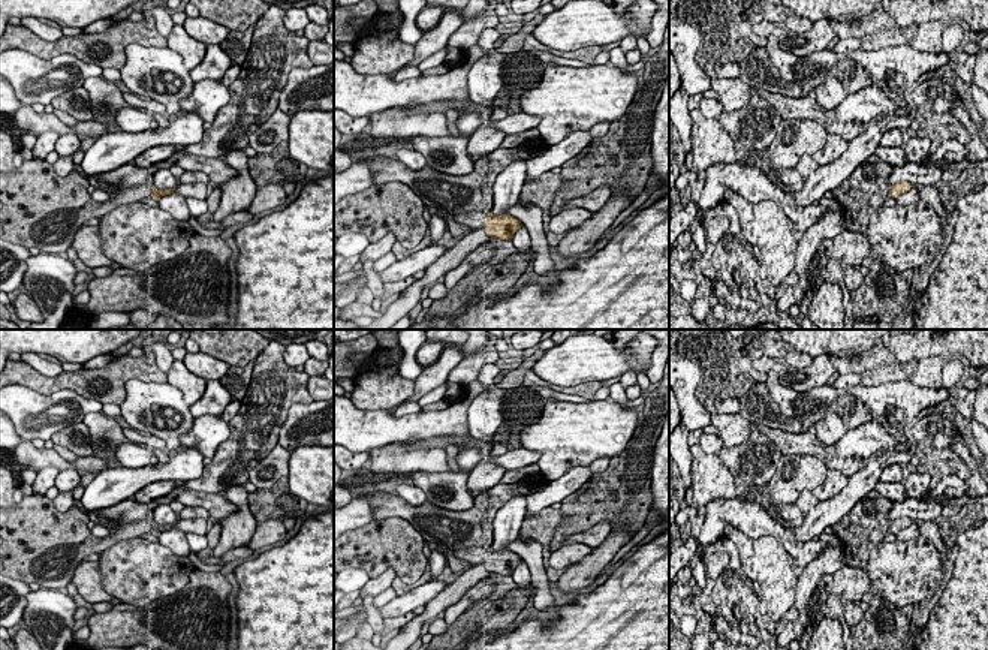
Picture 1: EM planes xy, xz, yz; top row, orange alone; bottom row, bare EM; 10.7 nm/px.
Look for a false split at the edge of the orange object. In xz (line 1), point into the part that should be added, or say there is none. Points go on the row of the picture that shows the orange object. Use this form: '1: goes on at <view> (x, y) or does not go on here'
1: goes on at xz (475, 219)

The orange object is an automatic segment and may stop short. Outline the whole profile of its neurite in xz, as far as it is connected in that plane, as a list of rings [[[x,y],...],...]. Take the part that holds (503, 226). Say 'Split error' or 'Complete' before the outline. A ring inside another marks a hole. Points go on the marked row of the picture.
Split error. [[[479,211],[458,214],[454,220],[470,229],[484,228],[488,237],[509,241],[512,241],[513,234],[522,226],[522,223],[510,214],[493,216],[491,213]]]

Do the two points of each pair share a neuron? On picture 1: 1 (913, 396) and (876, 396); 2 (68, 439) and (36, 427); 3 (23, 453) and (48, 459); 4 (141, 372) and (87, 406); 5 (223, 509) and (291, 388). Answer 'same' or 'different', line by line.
1: same
2: different
3: same
4: different
5: different

